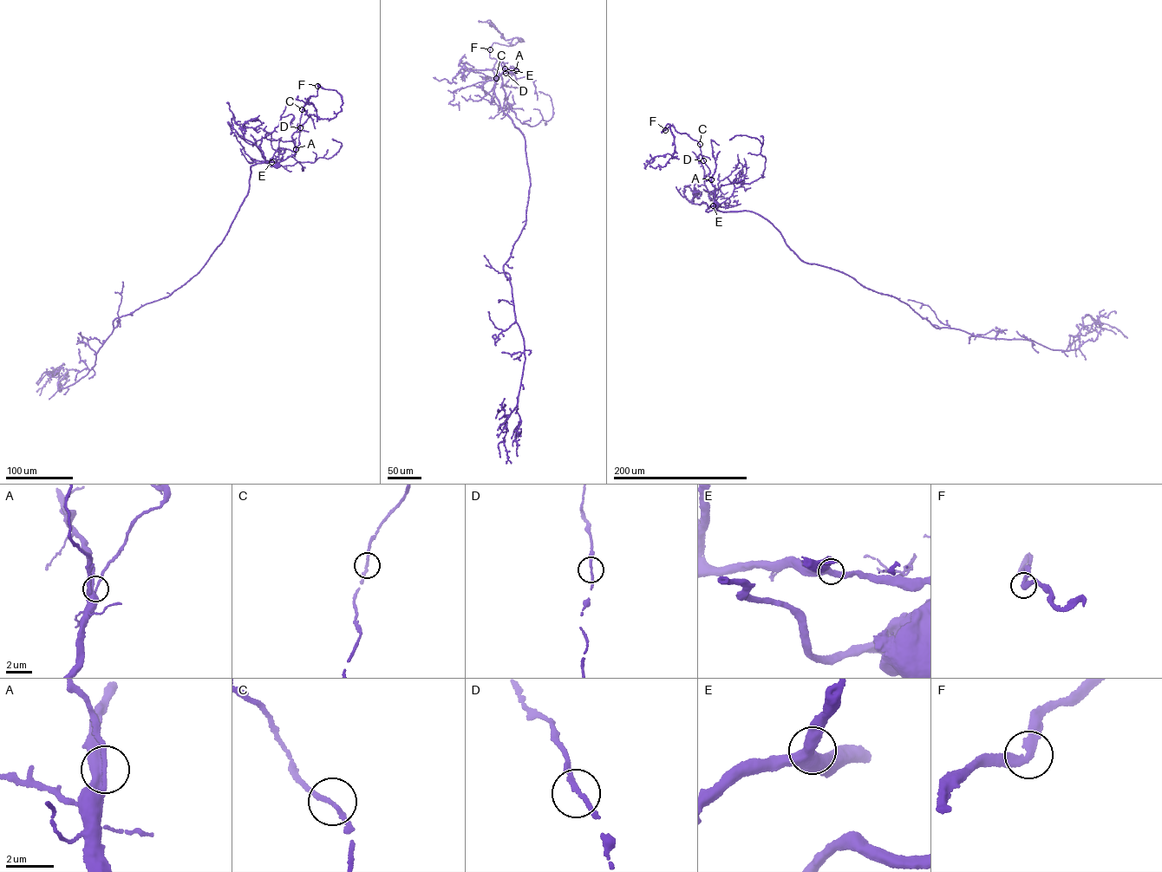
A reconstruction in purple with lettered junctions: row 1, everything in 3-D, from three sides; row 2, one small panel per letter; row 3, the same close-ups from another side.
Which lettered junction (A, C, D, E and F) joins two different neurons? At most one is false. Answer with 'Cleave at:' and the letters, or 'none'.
Cleave at: none

